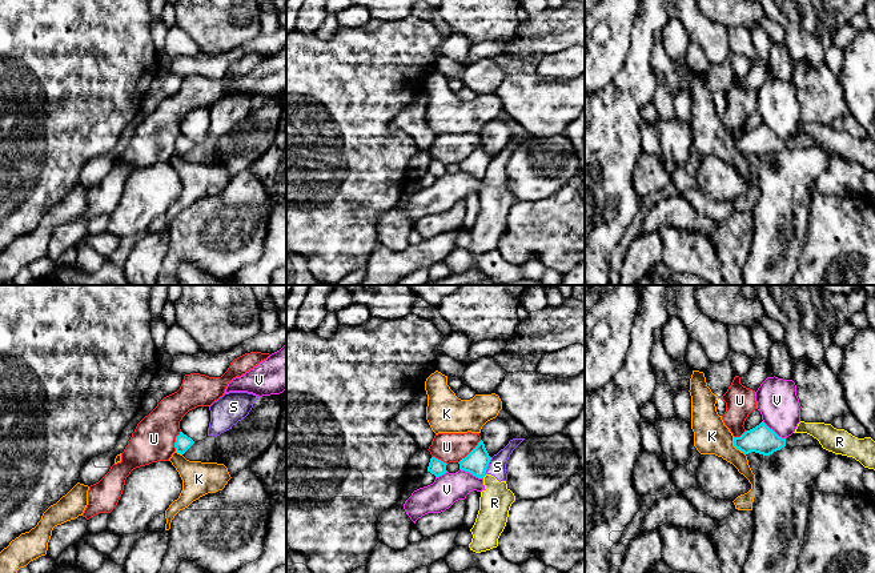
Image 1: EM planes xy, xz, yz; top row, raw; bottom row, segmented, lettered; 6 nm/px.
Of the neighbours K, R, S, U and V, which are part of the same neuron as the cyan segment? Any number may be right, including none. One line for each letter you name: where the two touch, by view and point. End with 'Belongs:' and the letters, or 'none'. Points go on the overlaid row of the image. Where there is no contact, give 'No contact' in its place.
Belongs: none

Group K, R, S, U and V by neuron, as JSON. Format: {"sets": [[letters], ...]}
{"sets": [["K"], ["R", "S"], ["U"], ["V"]]}

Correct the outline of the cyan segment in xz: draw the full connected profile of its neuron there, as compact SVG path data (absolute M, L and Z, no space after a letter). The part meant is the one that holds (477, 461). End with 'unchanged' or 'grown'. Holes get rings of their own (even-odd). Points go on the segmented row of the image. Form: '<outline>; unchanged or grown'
M481 440L478 445L458 464L461 470L469 472L478 478L483 478L490 460L491 457Z; unchanged

